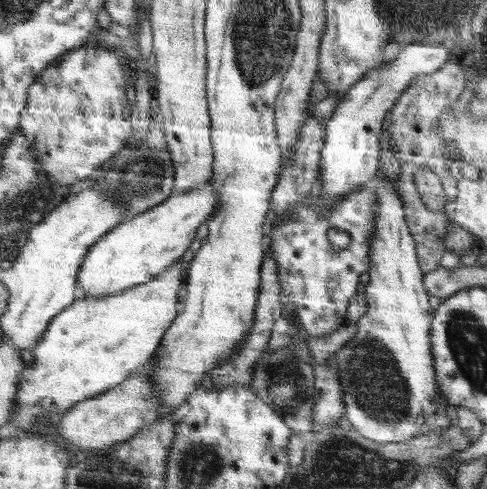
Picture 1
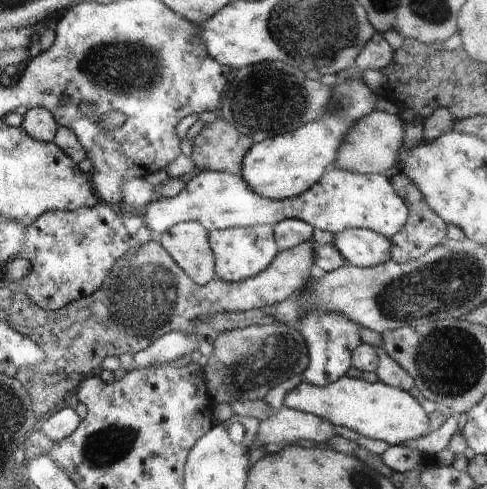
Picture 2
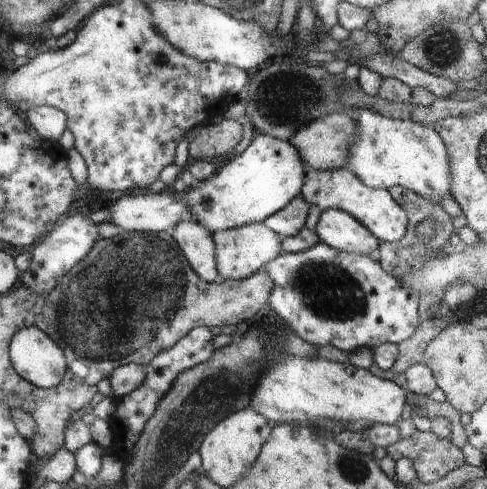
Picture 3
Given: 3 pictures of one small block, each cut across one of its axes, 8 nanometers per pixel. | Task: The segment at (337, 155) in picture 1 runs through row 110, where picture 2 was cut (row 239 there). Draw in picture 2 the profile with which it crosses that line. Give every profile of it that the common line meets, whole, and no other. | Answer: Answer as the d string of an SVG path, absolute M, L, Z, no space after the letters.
M363 228L345 230L335 236L333 244L341 250L349 264L359 268L371 268L391 260L389 238L373 230Z

